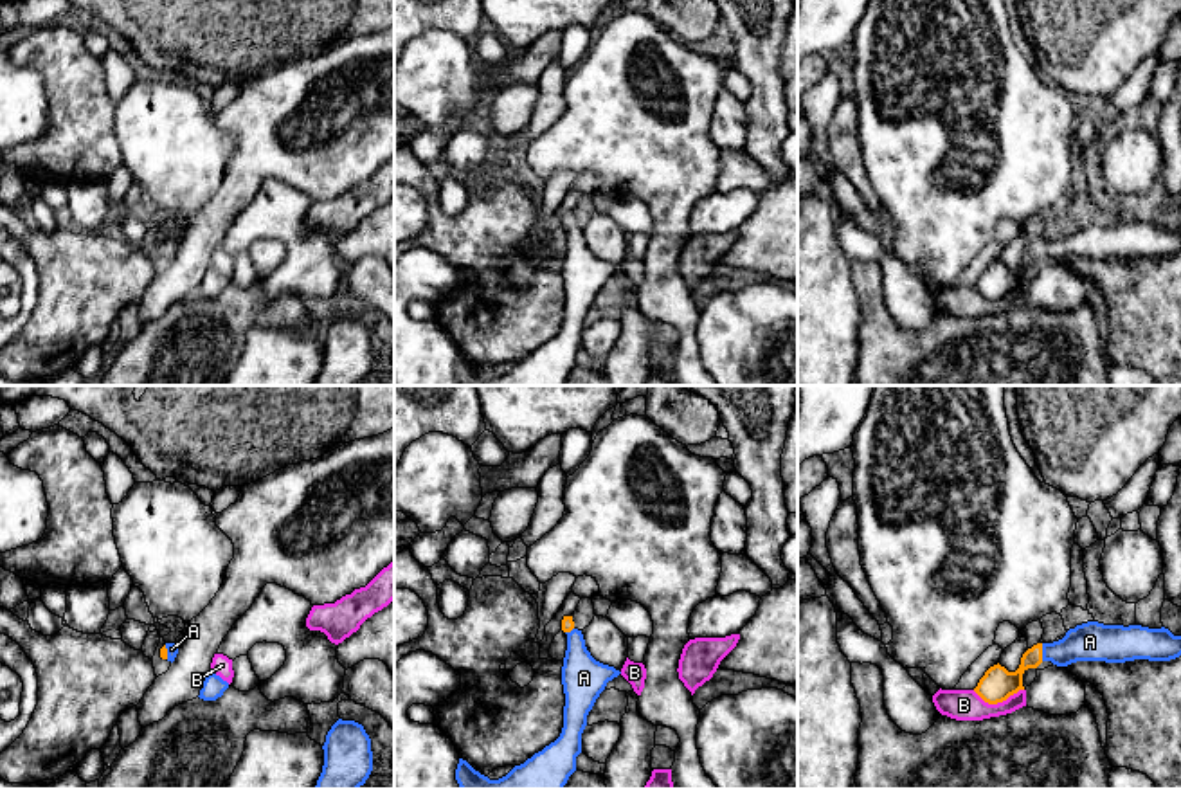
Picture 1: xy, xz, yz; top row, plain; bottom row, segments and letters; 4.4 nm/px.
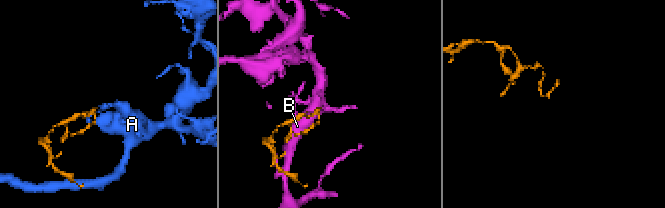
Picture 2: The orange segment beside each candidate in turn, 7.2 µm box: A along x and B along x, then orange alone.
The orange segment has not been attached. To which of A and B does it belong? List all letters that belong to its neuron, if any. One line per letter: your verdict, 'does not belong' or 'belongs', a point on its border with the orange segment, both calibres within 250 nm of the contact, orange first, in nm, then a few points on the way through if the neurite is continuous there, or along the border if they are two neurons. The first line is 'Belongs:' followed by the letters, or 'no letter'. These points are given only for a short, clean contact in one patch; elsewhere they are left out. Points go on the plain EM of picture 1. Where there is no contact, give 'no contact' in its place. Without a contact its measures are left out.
Belongs: A
A: belongs | yz (1041, 249) | 150/180 nm | across yz (998, 280), (1007, 280), (1041, 249), (1064, 249), (1090, 238)
B: does not belong | yz (998, 298) | 150/140 nm | along yz (1023, 285), (996, 299), (985, 299), (973, 287)

